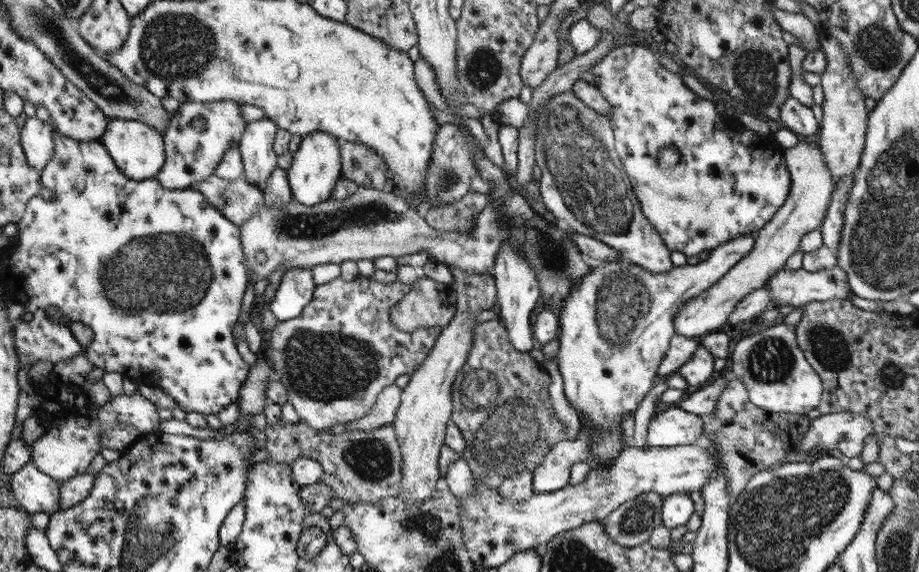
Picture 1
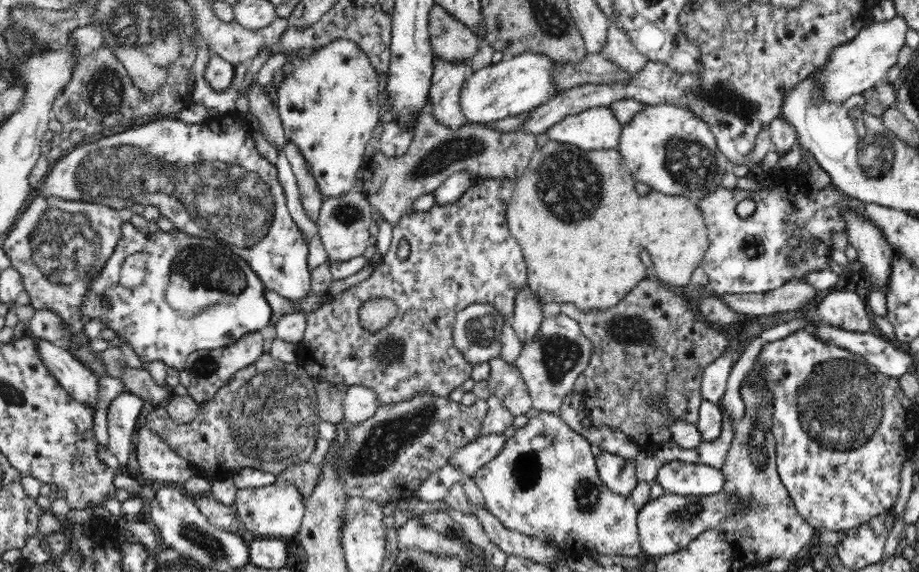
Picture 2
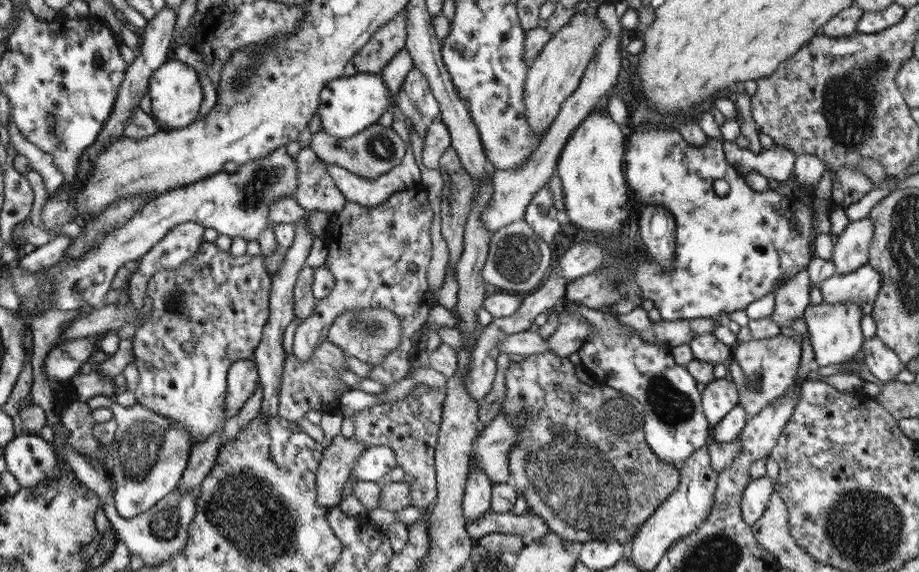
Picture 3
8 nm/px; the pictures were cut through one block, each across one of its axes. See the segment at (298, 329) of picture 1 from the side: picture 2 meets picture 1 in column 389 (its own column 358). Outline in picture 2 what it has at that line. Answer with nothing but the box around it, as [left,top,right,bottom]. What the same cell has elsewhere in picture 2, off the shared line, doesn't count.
[297,177,528,405]

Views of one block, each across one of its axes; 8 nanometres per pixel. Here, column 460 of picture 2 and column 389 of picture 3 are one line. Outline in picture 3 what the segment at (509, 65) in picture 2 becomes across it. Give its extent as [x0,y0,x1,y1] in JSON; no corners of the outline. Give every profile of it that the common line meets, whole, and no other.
[318,73,391,139]

